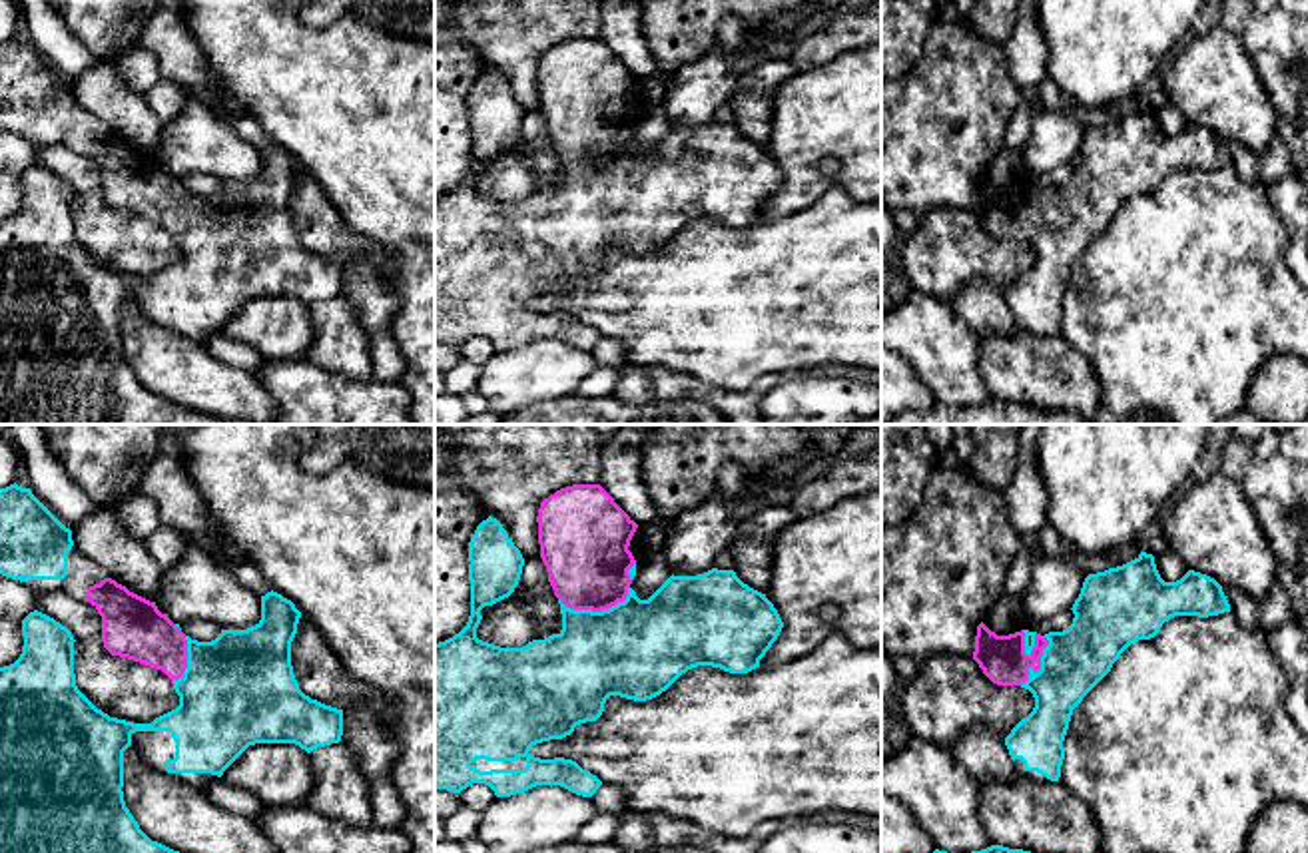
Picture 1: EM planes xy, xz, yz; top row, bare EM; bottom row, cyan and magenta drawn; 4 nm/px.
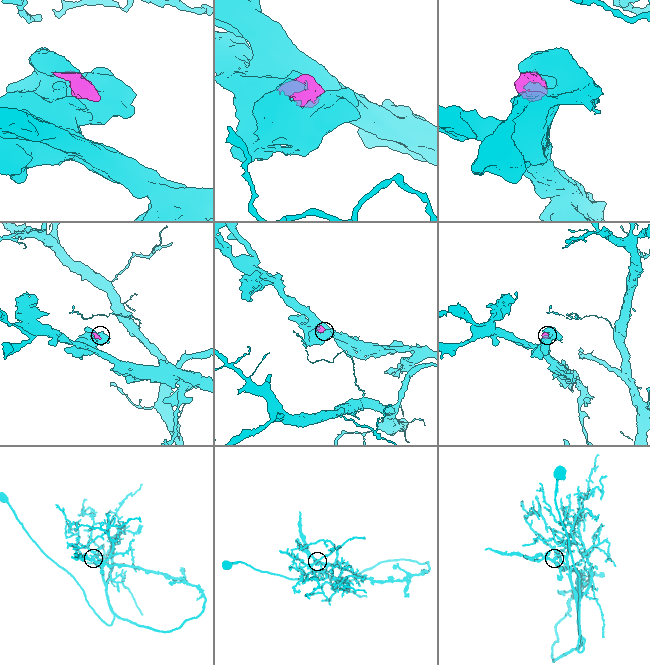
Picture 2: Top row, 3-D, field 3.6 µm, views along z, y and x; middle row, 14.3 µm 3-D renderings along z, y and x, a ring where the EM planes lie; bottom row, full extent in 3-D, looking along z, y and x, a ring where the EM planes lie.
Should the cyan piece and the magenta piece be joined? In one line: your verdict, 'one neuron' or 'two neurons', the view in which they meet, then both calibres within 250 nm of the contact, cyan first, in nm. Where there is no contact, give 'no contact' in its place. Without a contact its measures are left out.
one neuron | xz | 400/340 nm

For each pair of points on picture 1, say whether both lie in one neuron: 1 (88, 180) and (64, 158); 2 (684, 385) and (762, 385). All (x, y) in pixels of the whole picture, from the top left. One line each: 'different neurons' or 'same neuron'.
1: same neuron
2: same neuron

